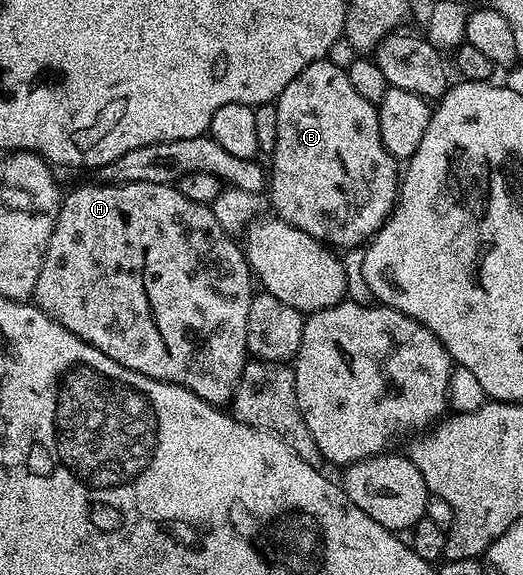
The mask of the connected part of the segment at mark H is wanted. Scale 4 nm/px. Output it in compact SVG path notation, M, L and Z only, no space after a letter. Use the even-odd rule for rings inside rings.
M93 181L94 183L86 183L83 187L78 187L75 191L65 192L64 198L61 200L58 208L58 220L54 226L52 237L46 246L44 253L44 265L40 265L40 277L36 277L36 289L34 290L32 299L37 307L44 313L48 313L48 317L55 319L60 325L64 325L64 329L68 329L68 333L76 333L76 337L80 337L80 341L84 341L88 345L92 345L96 349L100 349L100 353L104 353L104 357L112 357L112 361L116 361L120 365L124 365L133 371L139 371L144 377L152 377L156 381L164 381L165 383L175 383L184 389L188 389L192 393L196 393L196 397L200 397L204 401L215 405L226 405L234 398L234 390L240 380L242 380L242 370L246 368L248 362L248 352L246 350L246 334L248 333L248 305L252 298L252 290L250 291L250 279L252 283L252 272L250 264L246 262L246 253L241 246L238 247L233 243L231 236L220 225L220 221L216 219L211 208L204 203L197 203L188 197L184 197L184 193L178 191L177 186L169 183L104 183L101 181Z

